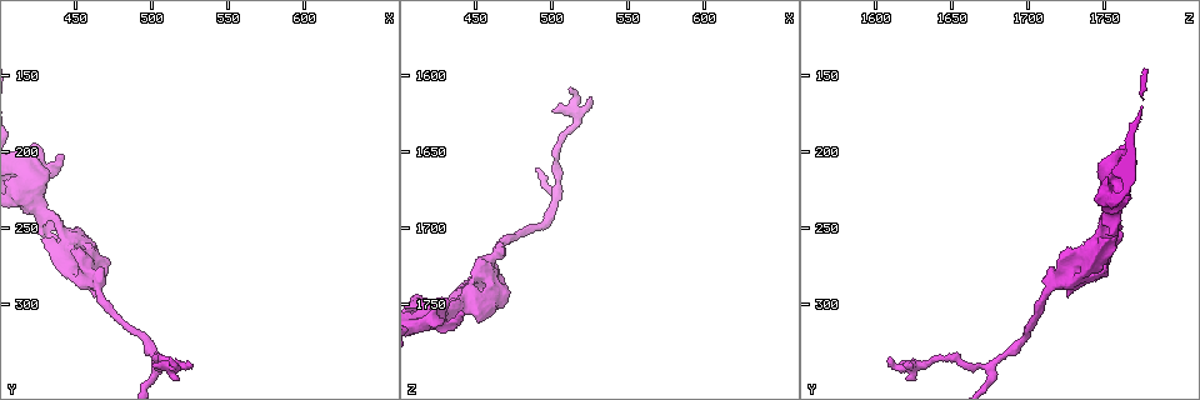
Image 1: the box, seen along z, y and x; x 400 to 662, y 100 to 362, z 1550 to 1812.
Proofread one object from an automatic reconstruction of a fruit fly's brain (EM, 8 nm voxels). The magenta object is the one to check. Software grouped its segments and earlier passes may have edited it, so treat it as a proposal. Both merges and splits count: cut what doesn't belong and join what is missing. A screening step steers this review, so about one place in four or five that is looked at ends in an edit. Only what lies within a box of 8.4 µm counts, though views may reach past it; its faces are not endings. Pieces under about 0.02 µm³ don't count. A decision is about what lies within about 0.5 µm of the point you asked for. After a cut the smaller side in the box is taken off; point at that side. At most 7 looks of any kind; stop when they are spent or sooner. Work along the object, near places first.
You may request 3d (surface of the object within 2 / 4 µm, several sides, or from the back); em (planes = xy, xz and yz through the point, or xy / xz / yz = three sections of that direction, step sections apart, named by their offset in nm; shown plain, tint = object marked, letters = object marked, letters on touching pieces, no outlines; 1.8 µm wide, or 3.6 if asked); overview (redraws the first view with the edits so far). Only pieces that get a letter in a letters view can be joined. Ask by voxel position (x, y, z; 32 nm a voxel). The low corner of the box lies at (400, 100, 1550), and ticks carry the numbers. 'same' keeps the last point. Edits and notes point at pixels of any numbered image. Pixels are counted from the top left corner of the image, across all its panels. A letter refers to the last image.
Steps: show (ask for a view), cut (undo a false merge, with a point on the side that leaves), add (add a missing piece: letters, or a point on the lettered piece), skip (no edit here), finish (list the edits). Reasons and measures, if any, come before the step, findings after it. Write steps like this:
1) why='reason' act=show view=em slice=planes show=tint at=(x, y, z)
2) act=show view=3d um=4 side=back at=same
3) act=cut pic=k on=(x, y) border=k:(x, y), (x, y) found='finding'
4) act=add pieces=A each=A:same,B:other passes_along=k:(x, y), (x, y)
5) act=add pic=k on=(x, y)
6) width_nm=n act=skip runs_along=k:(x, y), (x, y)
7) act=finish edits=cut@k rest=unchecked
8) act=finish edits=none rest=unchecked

why='sudden change in width' act=show view=3d um=4 at=(422, 224, 1756)

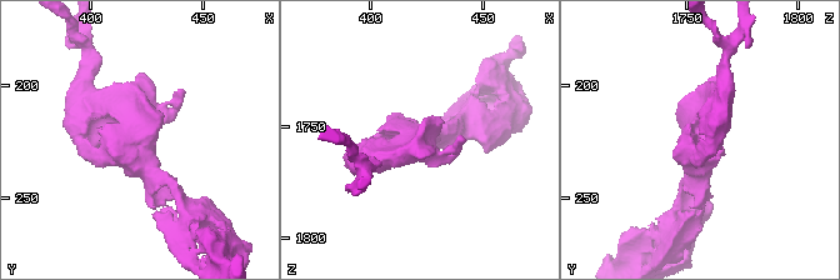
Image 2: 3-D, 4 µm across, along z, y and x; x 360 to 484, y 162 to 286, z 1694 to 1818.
why='need the tissue' act=show view=em um=3.6 slice=yz step=16 show=tint at=(423, 223, 1754)

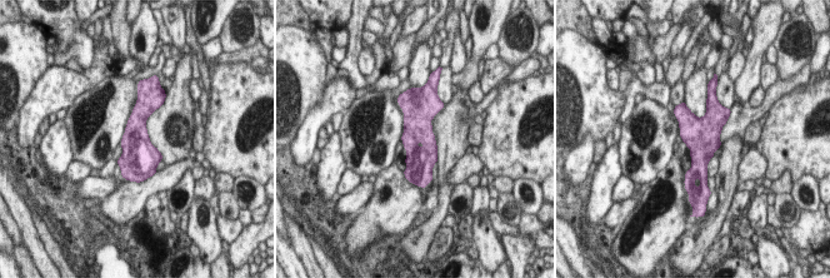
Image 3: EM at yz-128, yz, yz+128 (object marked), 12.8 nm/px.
act=show view=em um=3.6 slice=planes show=letters at=same

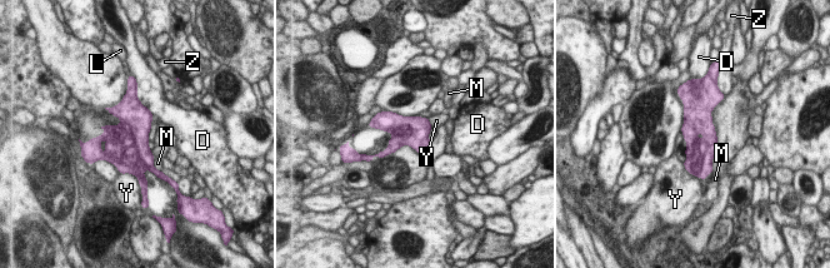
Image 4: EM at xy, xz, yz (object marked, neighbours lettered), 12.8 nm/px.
act=skip each=D:other,L:other,M:other,Y:other,Z:other border=4:(153, 120), (148, 140) found='one cell here'

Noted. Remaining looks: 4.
why='free end' act=show view=3d um=4 at=(446, 276, 1748)

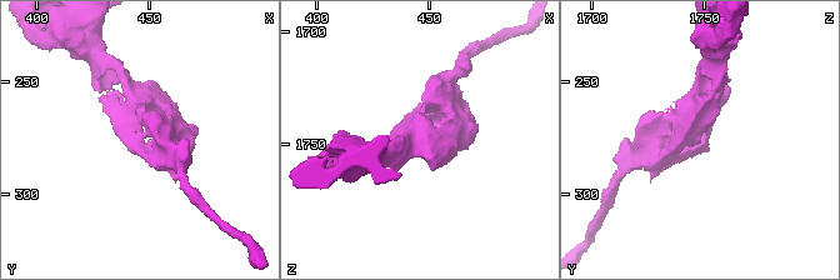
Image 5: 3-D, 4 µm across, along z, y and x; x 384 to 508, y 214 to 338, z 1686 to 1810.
why='shape alone is not enough' act=show view=em slice=planes show=plain at=(446, 276, 1749)

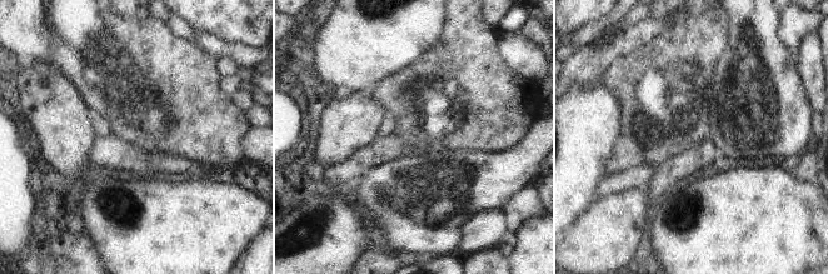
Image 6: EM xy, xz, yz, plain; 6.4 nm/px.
why='see the neighbours' act=show view=em slice=planes show=letters at=same

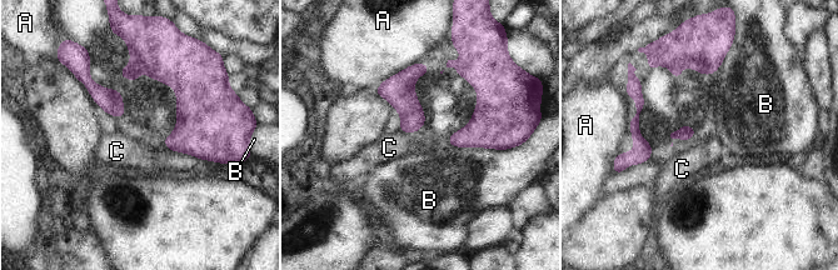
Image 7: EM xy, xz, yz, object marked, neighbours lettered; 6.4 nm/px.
longest_contact=B:360nm act=skip each=A:other,B:other,C:other runs_along=7:(134, 60), (190, 96), (212, 158) found='none of them fits'

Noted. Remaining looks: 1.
act=finish edits=none rest=unchecked

